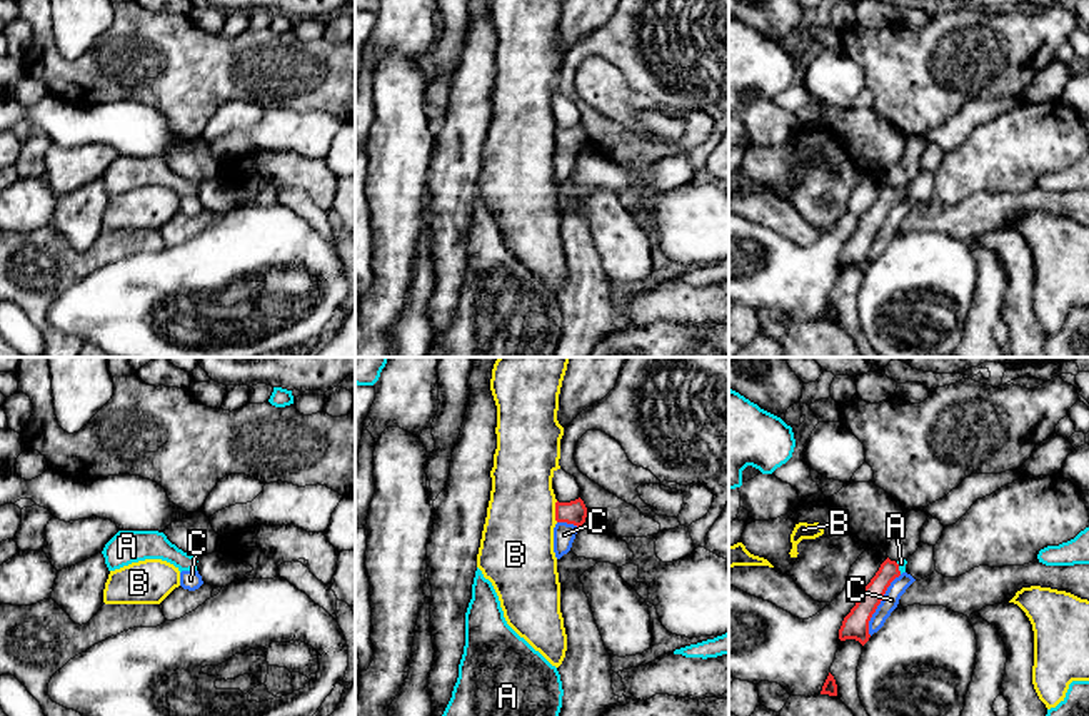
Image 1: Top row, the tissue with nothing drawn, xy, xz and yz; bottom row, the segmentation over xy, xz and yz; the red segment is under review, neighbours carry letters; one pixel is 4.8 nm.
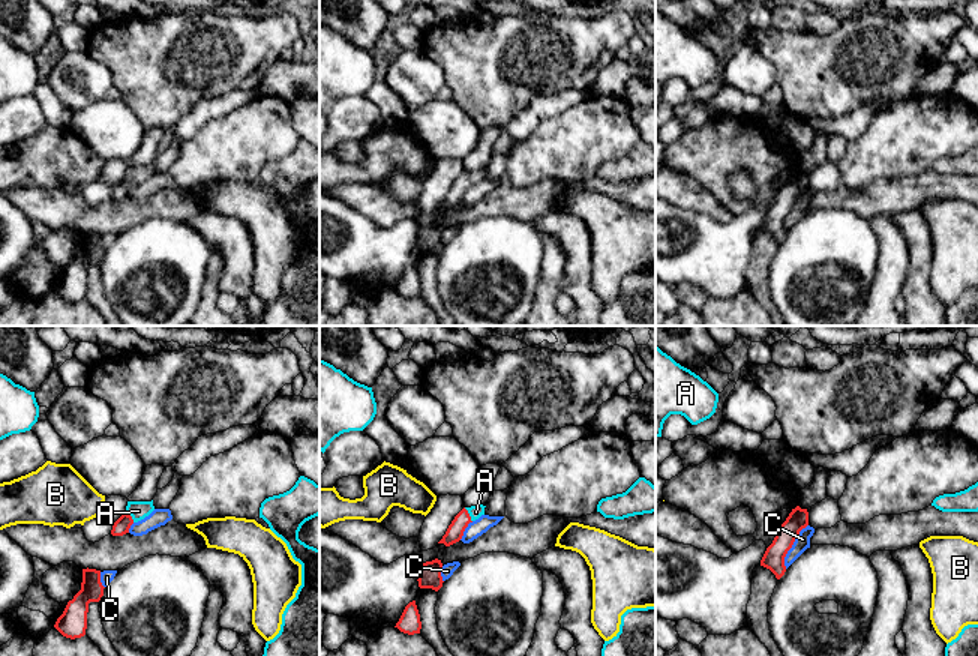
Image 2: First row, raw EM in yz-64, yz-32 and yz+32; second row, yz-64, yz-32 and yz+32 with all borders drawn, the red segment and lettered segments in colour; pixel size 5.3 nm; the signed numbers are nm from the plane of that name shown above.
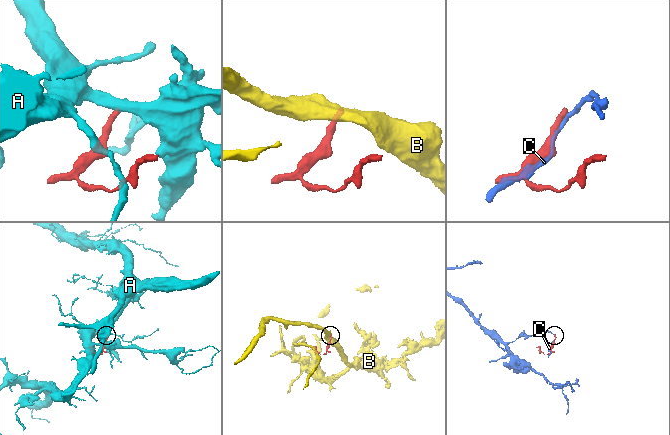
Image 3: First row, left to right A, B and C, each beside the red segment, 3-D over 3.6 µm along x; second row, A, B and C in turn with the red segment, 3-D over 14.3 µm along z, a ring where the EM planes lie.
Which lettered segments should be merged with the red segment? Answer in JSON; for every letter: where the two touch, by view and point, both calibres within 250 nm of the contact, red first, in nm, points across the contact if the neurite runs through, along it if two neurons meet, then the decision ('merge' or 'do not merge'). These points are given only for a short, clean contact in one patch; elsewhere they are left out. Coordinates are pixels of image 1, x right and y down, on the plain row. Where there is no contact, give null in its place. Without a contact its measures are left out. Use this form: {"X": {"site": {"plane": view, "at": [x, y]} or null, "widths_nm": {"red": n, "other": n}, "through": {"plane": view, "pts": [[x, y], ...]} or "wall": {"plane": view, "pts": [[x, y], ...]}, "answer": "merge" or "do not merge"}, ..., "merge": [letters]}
{"A": {"site": {"plane": "yz", "at": [898, 194]}, "widths_nm": {"red": 110, "other": 40}, "through": {"plane": "yz", "pts": [[871, 222], [898, 194], [901, 189]]}, "answer": "merge"}, "B": {"site": {"plane": "xz", "at": [556, 137]}, "widths_nm": {"red": 110, "other": 360}, "wall": {"plane": "xz", "pts": [[557, 127], [556, 147]]}, "answer": "do not merge"}, "C": {"site": {"plane": "yz", "at": [879, 229]}, "widths_nm": {"red": 130, "other": 80}, "answer": "do not merge"}, "merge": ["A"]}

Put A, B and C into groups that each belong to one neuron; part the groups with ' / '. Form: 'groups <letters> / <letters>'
groups A / B / C

